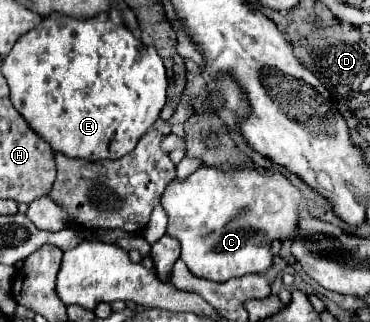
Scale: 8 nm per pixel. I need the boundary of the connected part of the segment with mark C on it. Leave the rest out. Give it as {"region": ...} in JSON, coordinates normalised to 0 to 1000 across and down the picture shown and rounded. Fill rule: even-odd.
{"region":[[[543,516],[505,559],[468,559],[435,609],[441,646],[457,665],[451,733],[489,758],[489,807],[505,820],[511,845],[576,876],[614,876],[657,851],[711,851],[738,820],[732,752],[759,739],[797,739],[803,689],[814,658],[857,646],[851,621],[824,615],[781,553],[743,528],[700,534],[689,522],[608,528],[603,516]]]}

